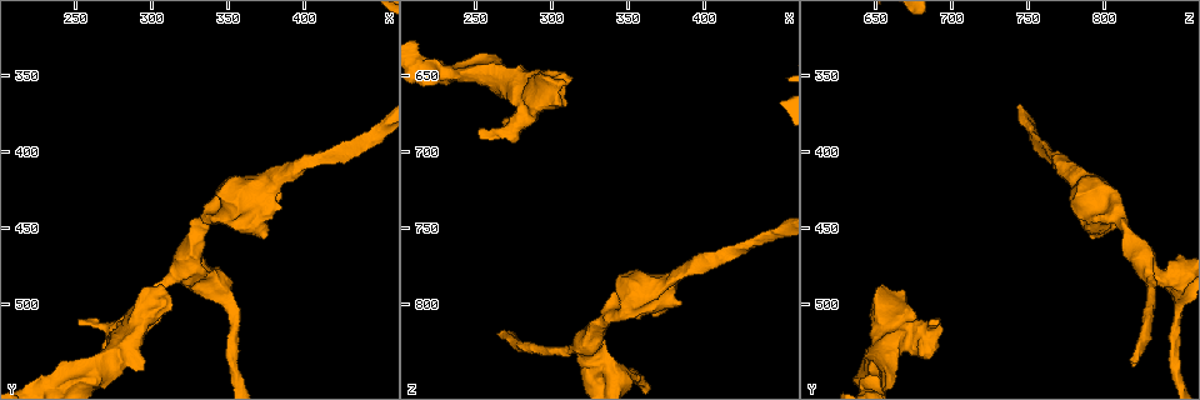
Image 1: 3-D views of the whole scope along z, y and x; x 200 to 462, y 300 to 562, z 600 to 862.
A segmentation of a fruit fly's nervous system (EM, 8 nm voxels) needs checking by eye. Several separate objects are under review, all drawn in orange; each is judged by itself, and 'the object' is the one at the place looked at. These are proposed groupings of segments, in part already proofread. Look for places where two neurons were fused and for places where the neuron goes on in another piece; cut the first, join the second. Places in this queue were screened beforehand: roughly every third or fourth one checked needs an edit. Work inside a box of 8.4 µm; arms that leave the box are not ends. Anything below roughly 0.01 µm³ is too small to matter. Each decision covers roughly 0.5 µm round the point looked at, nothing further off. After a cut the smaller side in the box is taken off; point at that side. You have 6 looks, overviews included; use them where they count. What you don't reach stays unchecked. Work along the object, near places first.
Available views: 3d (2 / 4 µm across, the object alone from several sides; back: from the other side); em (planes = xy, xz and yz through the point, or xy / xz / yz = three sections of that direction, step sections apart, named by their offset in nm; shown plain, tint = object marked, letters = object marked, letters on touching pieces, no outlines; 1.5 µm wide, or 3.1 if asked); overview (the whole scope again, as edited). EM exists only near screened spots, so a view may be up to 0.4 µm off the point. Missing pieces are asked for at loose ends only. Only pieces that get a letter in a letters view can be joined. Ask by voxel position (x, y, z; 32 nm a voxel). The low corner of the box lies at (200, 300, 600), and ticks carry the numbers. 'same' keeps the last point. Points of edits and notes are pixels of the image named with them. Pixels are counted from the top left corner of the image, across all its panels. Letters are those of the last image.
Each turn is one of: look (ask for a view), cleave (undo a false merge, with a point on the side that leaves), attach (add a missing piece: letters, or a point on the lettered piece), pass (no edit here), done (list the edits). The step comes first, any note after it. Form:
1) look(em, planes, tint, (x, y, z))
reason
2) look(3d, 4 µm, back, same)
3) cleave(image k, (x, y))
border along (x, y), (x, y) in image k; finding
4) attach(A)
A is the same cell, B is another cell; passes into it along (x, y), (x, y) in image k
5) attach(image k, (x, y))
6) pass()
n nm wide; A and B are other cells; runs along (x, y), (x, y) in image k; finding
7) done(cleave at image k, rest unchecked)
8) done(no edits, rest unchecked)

look(3d, 4 µm, (252, 512, 684))
branch stops here

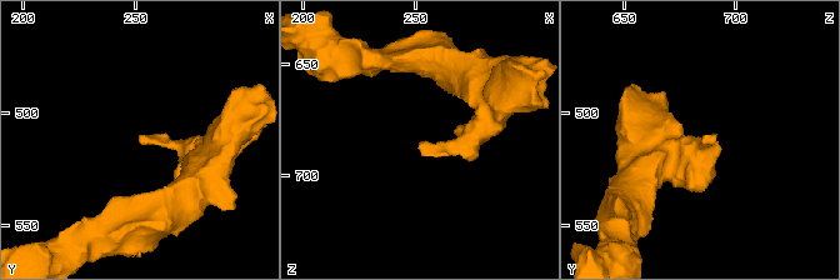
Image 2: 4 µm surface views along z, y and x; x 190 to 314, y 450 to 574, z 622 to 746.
look(em, xy, step 4, tint, (252, 512, 687))
need the tissue

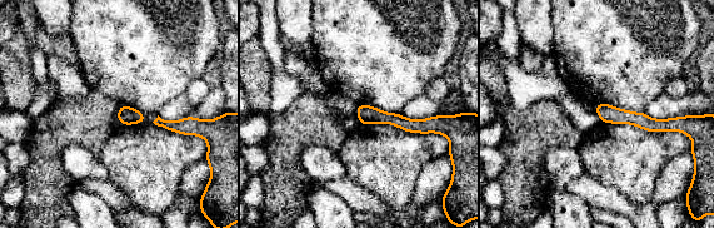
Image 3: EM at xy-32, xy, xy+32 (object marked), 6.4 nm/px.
look(em, planes, letters, same)

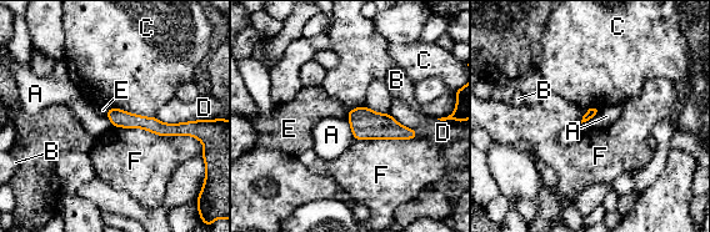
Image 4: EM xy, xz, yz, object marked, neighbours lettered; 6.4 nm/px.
pass()
F touches over 550 nm; A, B, C, D, E and F are other cells; runs along (109, 111), (160, 129), (185, 126) in image 4; none of them fits

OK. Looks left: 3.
look(em, planes, letters, (302, 492, 668))
stops while still wide

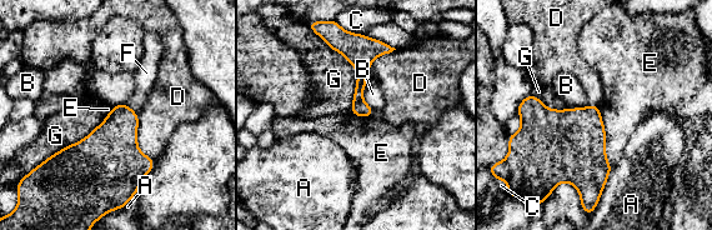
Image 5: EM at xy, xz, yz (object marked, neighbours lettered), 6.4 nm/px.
pass()
A, B, C, D, E, F and G are other cells; border along (598, 106), (605, 156), (611, 166) in image 5; no lettered piece goes on from it

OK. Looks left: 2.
look(em, planes, tint, (260, 548, 646))
arms part here

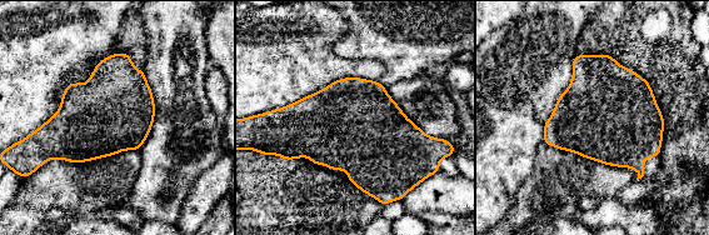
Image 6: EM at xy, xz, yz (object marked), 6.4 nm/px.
look(em, planes, letters, same)

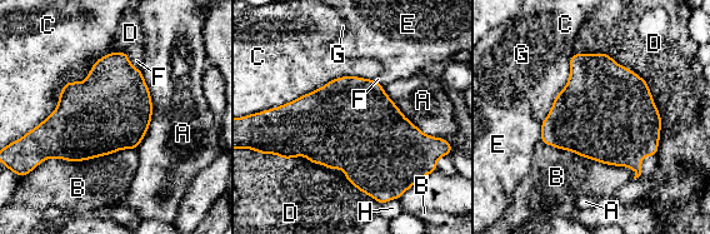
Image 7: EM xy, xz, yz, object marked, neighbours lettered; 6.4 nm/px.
pass()
D touches over 850 nm; A, B, C, D, E, F, G and H are other cells; border along (540, 140), (628, 165), (635, 175) in image 7; continuous, no second neuron

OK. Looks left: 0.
done(no edits, rest unchecked)

